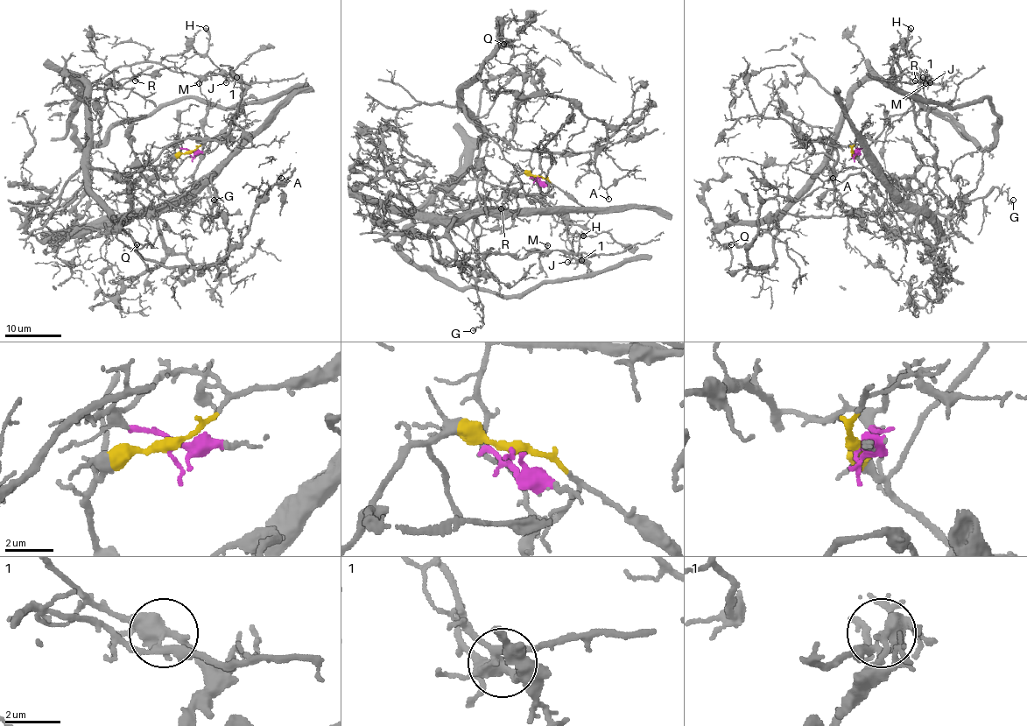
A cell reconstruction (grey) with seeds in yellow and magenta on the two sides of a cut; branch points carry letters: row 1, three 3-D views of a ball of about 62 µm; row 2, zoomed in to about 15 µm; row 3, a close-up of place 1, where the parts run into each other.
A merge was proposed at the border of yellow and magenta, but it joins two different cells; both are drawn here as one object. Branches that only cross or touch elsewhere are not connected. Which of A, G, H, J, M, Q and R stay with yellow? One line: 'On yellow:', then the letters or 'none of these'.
On yellow: G, H, J, M

